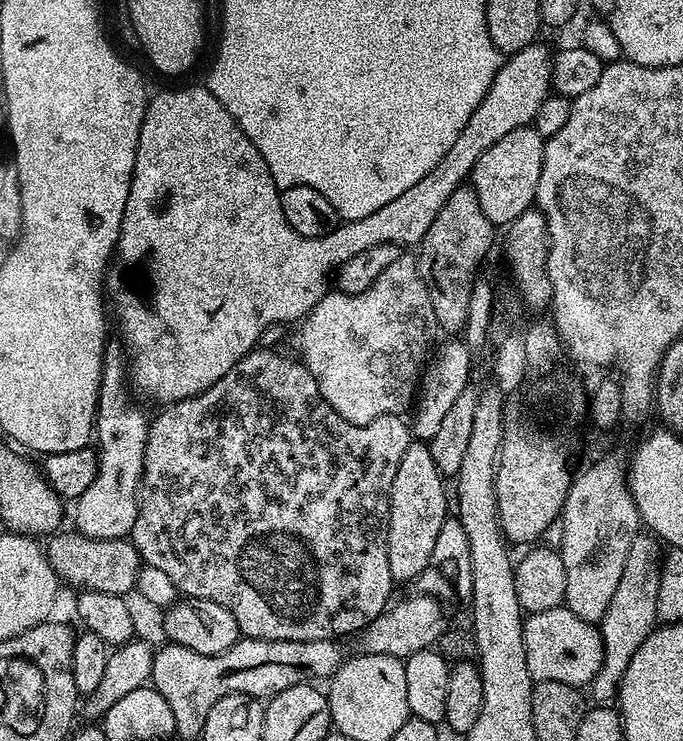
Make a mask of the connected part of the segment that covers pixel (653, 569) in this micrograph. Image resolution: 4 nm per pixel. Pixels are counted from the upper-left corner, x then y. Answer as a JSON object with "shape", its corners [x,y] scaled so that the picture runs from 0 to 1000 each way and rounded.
{"shape":[[[939,721],[928,726],[922,737],[922,748],[917,753],[917,764],[911,769],[911,785],[905,785],[905,796],[899,796],[899,807],[893,807],[893,818],[881,838],[884,861],[884,887],[881,899],[876,899],[876,910],[870,910],[864,933],[874,951],[890,953],[908,938],[911,910],[917,910],[917,899],[922,899],[922,888],[940,866],[963,842],[963,791],[966,789],[966,768],[969,765],[969,734],[953,721]]]}

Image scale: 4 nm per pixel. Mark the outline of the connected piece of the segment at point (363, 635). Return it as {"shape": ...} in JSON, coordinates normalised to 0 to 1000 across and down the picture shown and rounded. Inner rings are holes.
{"shape":[[[625,802],[608,803],[597,804],[593,810],[581,808],[572,818],[564,821],[558,831],[548,834],[537,845],[527,849],[524,862],[527,862],[529,881],[596,888],[613,880],[628,879],[640,868],[644,858],[659,848],[659,841],[644,822],[649,821],[646,811]]]}

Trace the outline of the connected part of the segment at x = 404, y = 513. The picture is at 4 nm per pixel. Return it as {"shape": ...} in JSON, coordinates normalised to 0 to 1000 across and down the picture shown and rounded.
{"shape":[[[599,599],[594,613],[589,613],[589,623],[583,623],[583,640],[577,640],[568,684],[568,752],[575,784],[609,785],[624,769],[624,758],[630,758],[630,748],[635,748],[641,715],[647,715],[659,696],[650,652],[652,644],[638,632],[627,599]]]}

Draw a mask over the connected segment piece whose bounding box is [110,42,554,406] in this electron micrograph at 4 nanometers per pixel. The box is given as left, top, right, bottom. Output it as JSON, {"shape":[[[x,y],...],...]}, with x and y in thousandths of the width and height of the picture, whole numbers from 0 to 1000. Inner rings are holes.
{"shape":[[[780,57],[770,61],[764,67],[748,72],[734,85],[729,100],[723,100],[723,111],[717,111],[717,121],[712,121],[706,138],[700,138],[700,148],[694,148],[694,154],[688,154],[688,165],[682,165],[682,170],[676,170],[676,181],[671,181],[665,197],[659,197],[659,202],[653,202],[647,219],[641,219],[641,224],[635,224],[635,229],[630,229],[630,235],[624,235],[624,240],[618,240],[618,246],[606,246],[606,251],[600,251],[600,256],[583,262],[583,267],[577,267],[577,273],[565,273],[565,278],[548,283],[548,289],[536,289],[536,294],[501,300],[483,316],[477,316],[471,321],[448,321],[442,316],[436,316],[436,310],[430,310],[425,305],[425,300],[419,300],[419,289],[413,289],[413,273],[410,271],[411,255],[404,252],[401,240],[395,235],[395,224],[389,224],[389,219],[384,213],[384,208],[378,208],[372,192],[366,192],[366,186],[360,186],[354,170],[348,170],[348,165],[340,158],[337,148],[331,148],[331,143],[325,143],[325,138],[319,138],[319,132],[313,132],[313,127],[305,117],[293,112],[281,113],[277,119],[252,119],[247,124],[231,126],[230,130],[227,126],[218,134],[217,146],[211,150],[211,163],[205,171],[205,185],[202,186],[202,202],[196,213],[190,262],[184,267],[176,323],[170,325],[168,344],[173,351],[176,345],[176,356],[165,355],[161,362],[164,397],[170,402],[170,413],[176,418],[176,443],[182,447],[183,466],[180,464],[180,468],[184,471],[184,480],[190,487],[192,522],[198,528],[201,524],[214,538],[230,540],[230,547],[234,548],[258,545],[264,540],[296,532],[307,521],[313,521],[313,516],[319,516],[319,510],[337,505],[337,499],[343,499],[346,490],[382,463],[381,452],[391,443],[398,443],[403,437],[430,436],[429,439],[432,439],[435,435],[444,433],[445,428],[454,424],[454,418],[460,418],[460,413],[466,413],[470,402],[483,393],[483,379],[488,377],[489,363],[496,364],[512,348],[542,337],[542,332],[555,329],[613,331],[624,310],[630,310],[630,304],[635,301],[635,294],[641,294],[641,283],[647,283],[647,278],[653,278],[659,262],[665,262],[665,256],[675,254],[690,239],[691,227],[700,219],[700,213],[706,213],[709,204],[717,197],[723,197],[723,192],[741,186],[741,181],[747,181],[747,175],[775,171],[785,161],[788,143],[794,143],[796,134],[810,123],[808,77],[811,70],[810,66],[805,67],[799,61],[791,58]]]}

